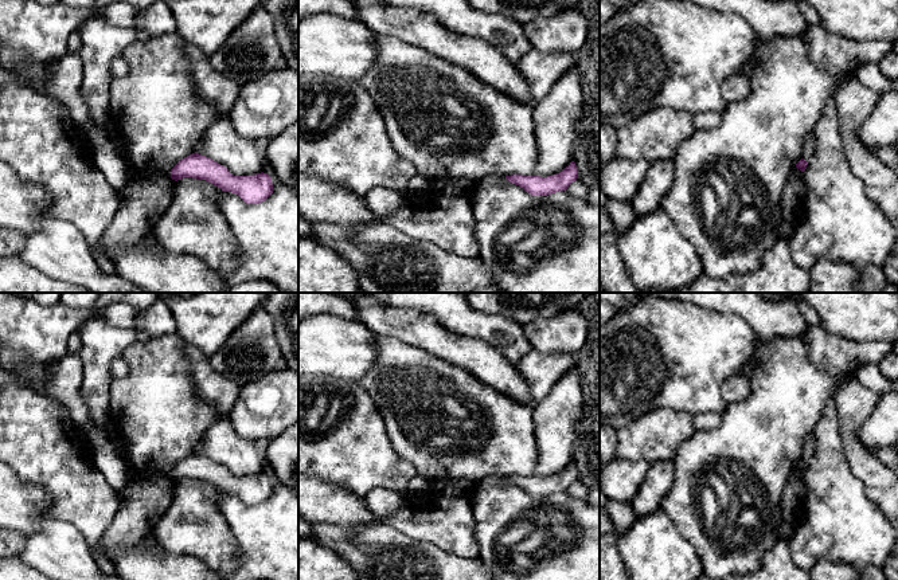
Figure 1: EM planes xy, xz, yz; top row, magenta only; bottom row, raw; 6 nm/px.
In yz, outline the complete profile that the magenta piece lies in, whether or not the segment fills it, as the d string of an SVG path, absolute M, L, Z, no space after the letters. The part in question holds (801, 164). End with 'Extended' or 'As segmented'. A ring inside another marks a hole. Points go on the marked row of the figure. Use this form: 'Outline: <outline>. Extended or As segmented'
Outline: M809 132L805 136L803 158L796 164L797 169L800 169L801 172L805 171L808 161L811 160L811 157L815 153L815 149L816 149L816 140L815 140L815 136L812 134L812 132Z. Extended

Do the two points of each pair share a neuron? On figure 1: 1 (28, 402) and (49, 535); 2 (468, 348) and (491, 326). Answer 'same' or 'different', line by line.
1: different
2: different

